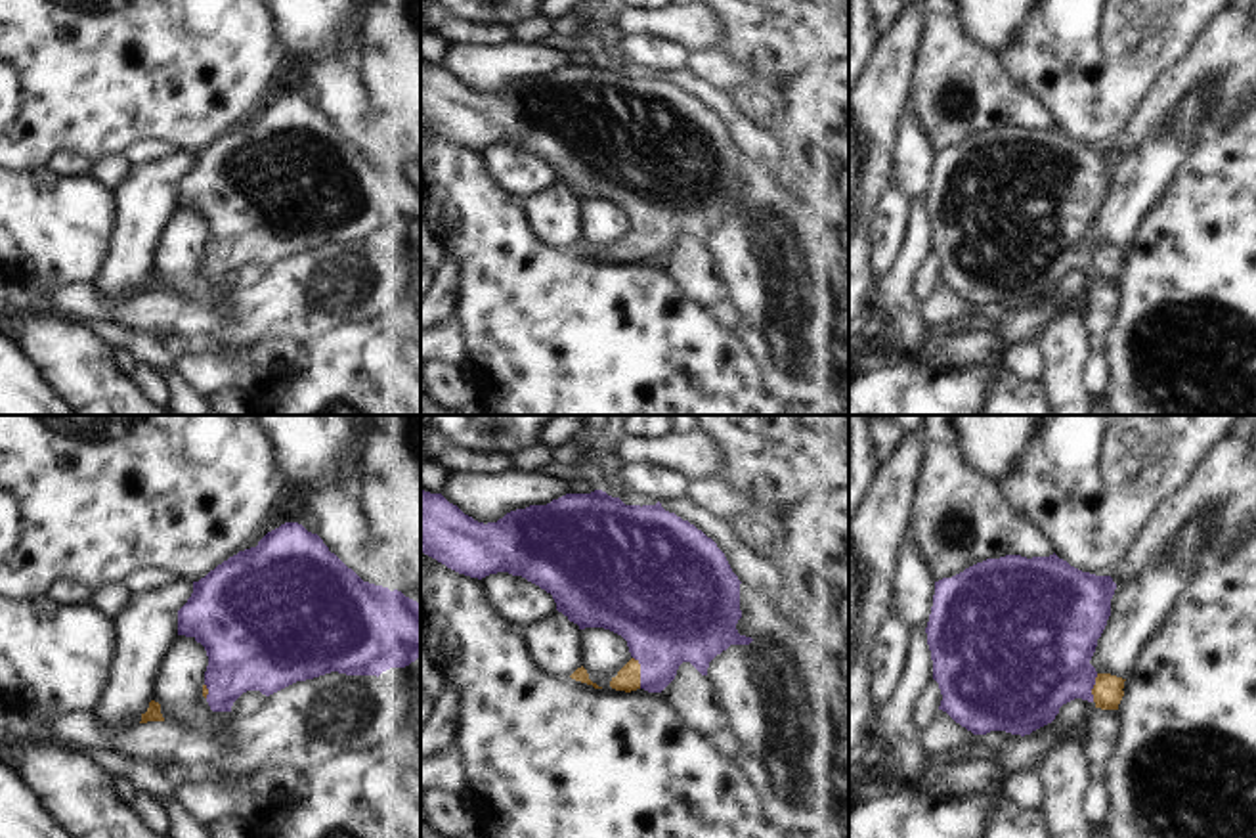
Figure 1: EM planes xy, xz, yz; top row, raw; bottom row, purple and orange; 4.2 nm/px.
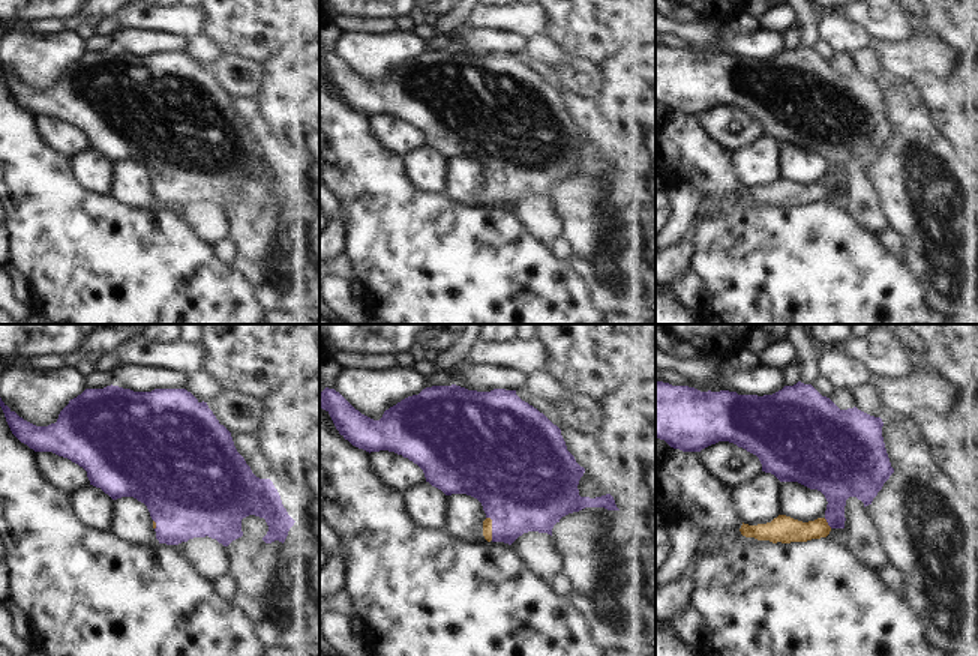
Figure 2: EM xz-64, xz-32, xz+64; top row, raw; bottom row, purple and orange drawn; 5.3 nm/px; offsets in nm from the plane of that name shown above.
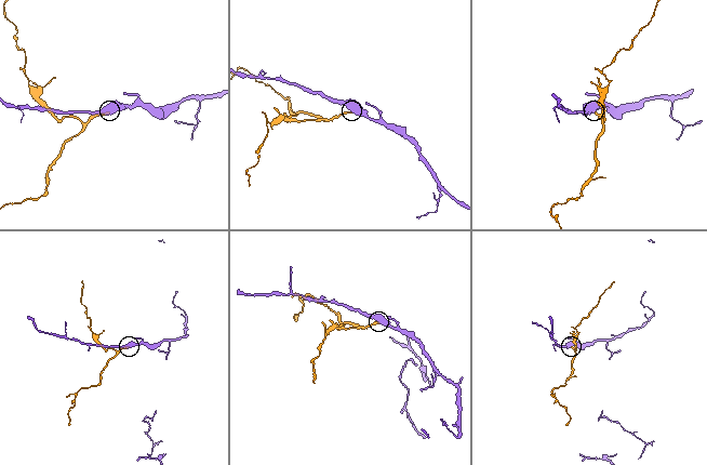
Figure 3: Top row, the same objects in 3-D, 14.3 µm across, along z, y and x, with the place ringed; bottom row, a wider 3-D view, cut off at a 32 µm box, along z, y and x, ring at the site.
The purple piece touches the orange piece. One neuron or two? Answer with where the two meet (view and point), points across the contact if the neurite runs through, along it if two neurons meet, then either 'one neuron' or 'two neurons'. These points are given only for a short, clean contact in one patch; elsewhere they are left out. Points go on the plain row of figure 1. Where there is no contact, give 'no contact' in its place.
meets purple in xz at (641, 243); runs through xz (666, 190), (656, 228), (641, 243), (628, 249); one neuron

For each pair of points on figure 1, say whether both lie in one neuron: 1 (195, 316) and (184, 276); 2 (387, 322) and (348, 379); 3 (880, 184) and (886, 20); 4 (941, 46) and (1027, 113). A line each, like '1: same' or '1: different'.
1: different
2: same
3: different
4: same

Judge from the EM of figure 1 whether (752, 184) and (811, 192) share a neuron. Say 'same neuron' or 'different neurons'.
different neurons

